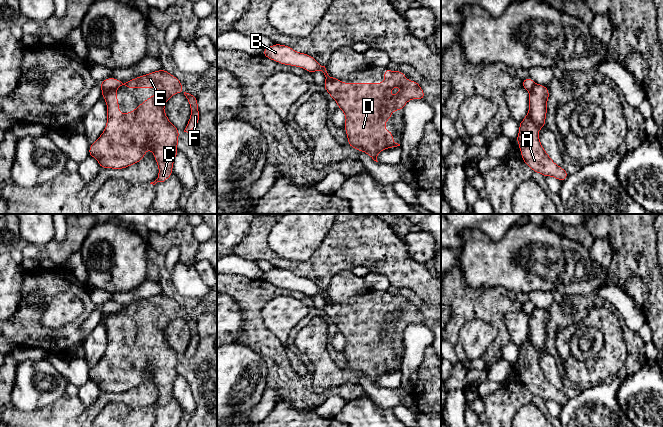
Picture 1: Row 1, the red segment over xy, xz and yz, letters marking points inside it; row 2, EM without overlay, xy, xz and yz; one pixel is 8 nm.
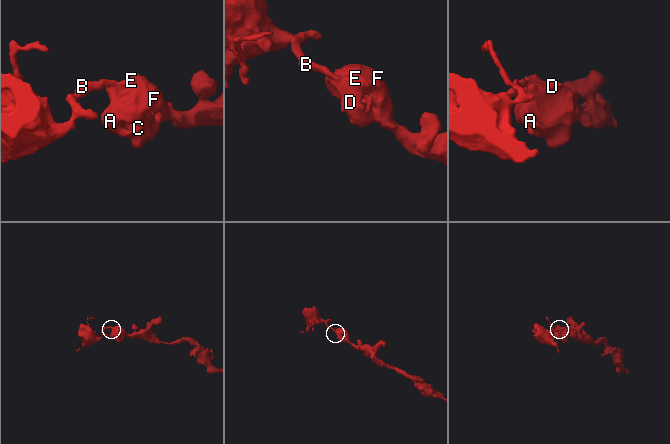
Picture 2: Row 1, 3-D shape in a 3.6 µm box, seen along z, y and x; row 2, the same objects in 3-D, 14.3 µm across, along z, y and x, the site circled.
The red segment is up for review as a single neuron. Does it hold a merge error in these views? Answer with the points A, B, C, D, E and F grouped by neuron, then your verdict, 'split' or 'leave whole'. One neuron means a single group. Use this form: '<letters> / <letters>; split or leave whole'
A C D E F / B; split

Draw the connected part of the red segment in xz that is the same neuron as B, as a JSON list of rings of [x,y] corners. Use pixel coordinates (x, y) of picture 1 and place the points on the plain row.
[[[274,268],[271,271],[264,272],[262,278],[278,287],[301,291],[310,297],[321,294],[326,303],[332,303],[325,290],[320,289],[316,283],[308,278],[296,276],[289,270]]]

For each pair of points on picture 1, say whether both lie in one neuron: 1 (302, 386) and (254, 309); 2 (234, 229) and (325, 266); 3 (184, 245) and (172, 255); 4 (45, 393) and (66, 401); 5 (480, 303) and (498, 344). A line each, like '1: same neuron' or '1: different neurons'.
1: same neuron
2: different neurons
3: different neurons
4: different neurons
5: same neuron

